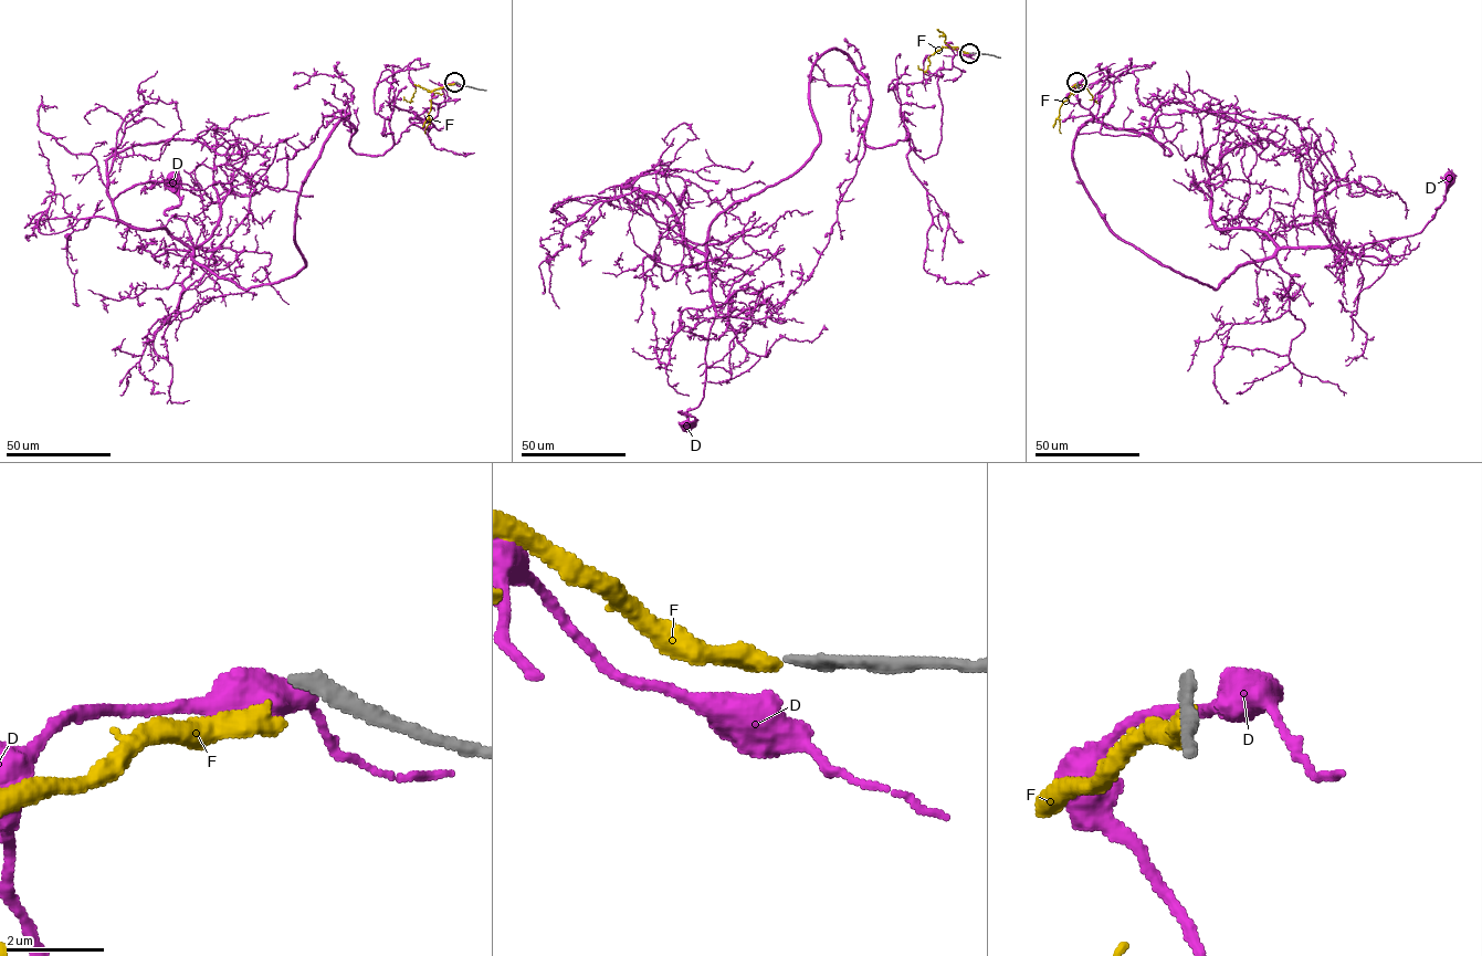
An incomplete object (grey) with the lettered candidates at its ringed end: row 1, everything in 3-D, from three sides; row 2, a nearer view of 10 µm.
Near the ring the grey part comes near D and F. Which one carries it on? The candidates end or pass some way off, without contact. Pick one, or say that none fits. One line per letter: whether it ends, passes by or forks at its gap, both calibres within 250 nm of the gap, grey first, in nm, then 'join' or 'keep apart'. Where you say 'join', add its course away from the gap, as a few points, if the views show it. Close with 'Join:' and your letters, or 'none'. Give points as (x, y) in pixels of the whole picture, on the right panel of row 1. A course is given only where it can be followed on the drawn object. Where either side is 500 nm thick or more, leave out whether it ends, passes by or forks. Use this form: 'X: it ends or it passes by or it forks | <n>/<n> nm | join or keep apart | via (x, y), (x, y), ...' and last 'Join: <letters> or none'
D: 260/700 nm | keep apart
F: it ends | 260/440 nm | keep apart
Join: none

